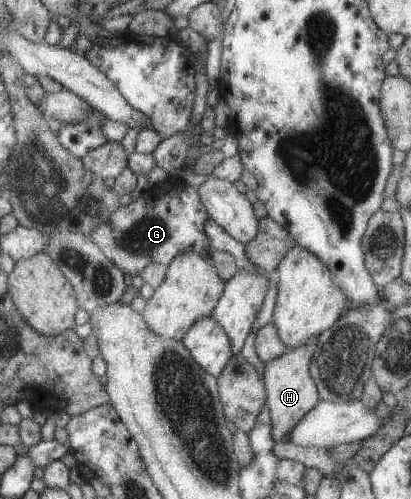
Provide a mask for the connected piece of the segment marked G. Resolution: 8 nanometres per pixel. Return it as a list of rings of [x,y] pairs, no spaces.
[[[169,179],[150,186],[127,206],[119,205],[106,221],[99,223],[99,226],[92,230],[88,239],[91,239],[119,270],[132,277],[140,274],[148,262],[168,265],[169,261],[183,250],[209,254],[208,238],[202,229],[207,217],[197,189],[186,182]]]

